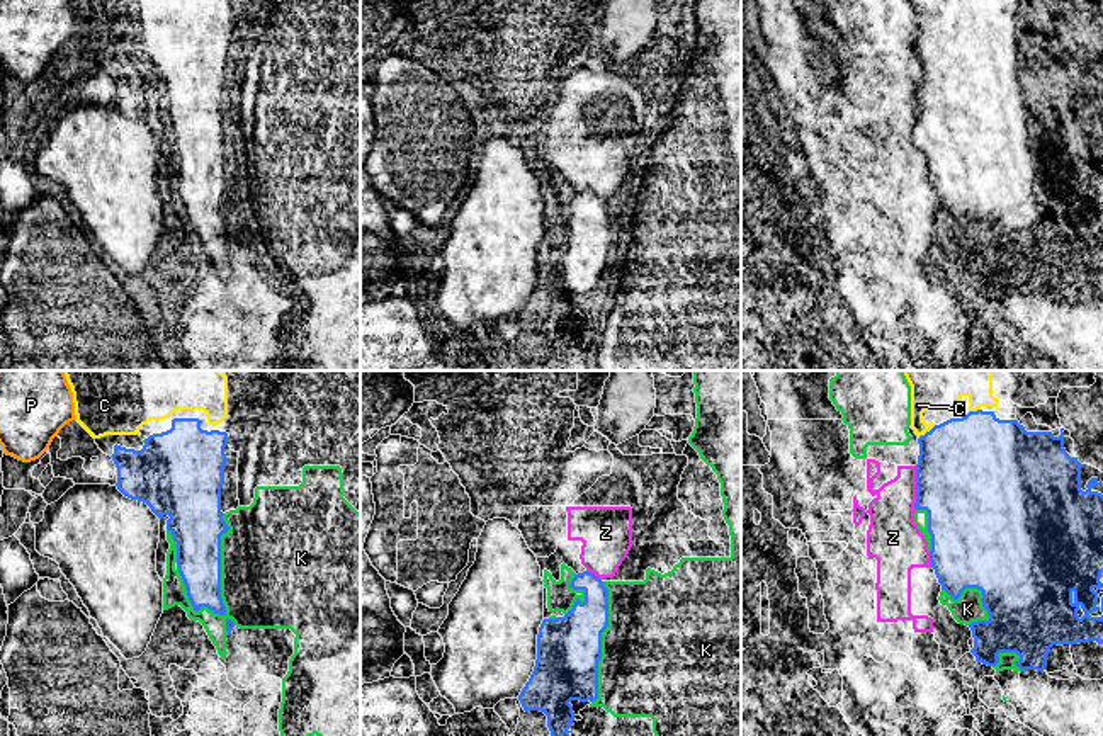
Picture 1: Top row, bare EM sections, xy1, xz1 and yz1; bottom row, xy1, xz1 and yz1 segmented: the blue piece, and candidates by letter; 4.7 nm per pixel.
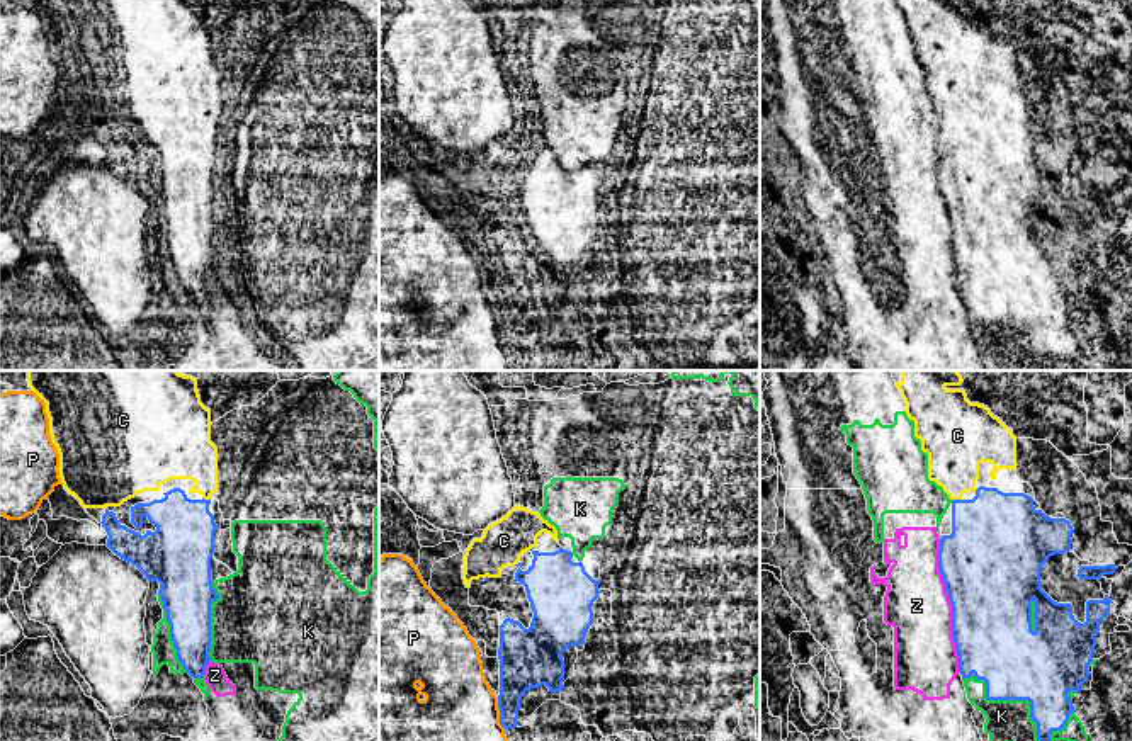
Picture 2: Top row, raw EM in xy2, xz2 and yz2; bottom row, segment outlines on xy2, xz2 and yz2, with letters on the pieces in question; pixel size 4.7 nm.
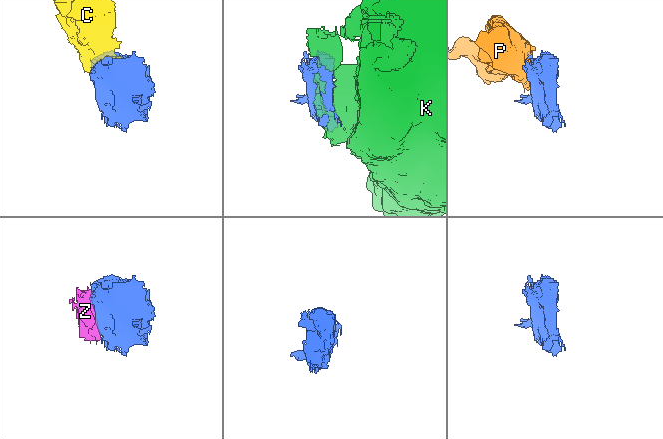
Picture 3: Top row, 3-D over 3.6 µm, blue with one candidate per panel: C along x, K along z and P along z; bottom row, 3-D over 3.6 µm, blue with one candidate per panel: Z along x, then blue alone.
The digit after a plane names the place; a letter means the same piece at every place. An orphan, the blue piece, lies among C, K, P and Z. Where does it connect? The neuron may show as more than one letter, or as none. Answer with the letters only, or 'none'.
C

